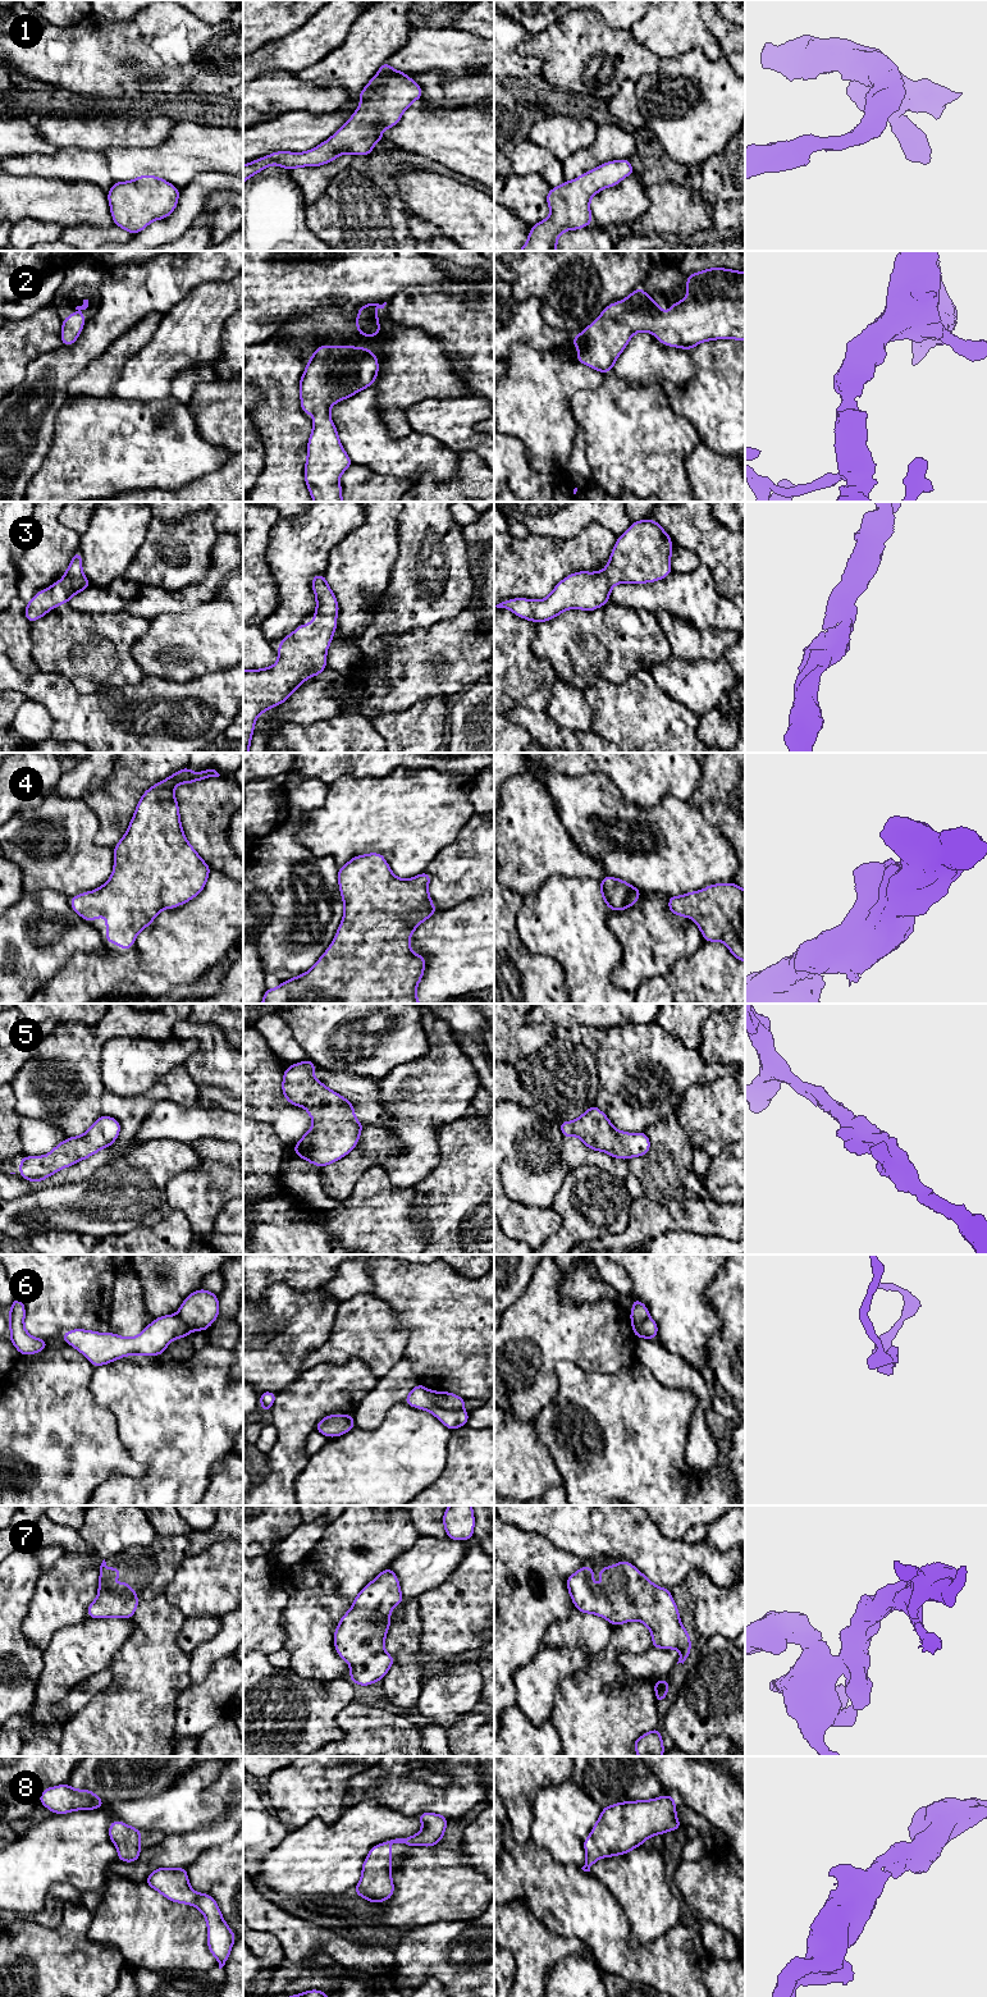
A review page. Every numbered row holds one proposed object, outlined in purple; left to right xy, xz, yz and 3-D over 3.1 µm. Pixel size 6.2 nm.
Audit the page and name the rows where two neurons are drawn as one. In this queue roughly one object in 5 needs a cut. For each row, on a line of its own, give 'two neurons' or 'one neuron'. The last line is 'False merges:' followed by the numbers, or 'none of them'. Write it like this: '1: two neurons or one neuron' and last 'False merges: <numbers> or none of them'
1: one neuron
2: one neuron
3: one neuron
4: one neuron
5: one neuron
6: two neurons
7: one neuron
8: one neuron
False merges: 6

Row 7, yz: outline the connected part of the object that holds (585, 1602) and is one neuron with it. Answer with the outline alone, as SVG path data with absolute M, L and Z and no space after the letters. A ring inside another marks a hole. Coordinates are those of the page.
M621 1560L597 1572L603 1585L591 1584L593 1568L584 1566L566 1580L570 1598L581 1613L597 1614L612 1626L640 1621L652 1633L652 1648L678 1649L678 1663L689 1658L691 1641L666 1587L655 1586L630 1562Z

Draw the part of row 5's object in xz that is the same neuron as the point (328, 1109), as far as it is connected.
M310 1060L287 1068L283 1074L282 1089L291 1105L305 1107L314 1120L314 1125L293 1147L294 1153L324 1167L349 1153L357 1146L360 1133L365 1127L355 1118L355 1107L347 1098L315 1079L315 1068L315 1063Z

